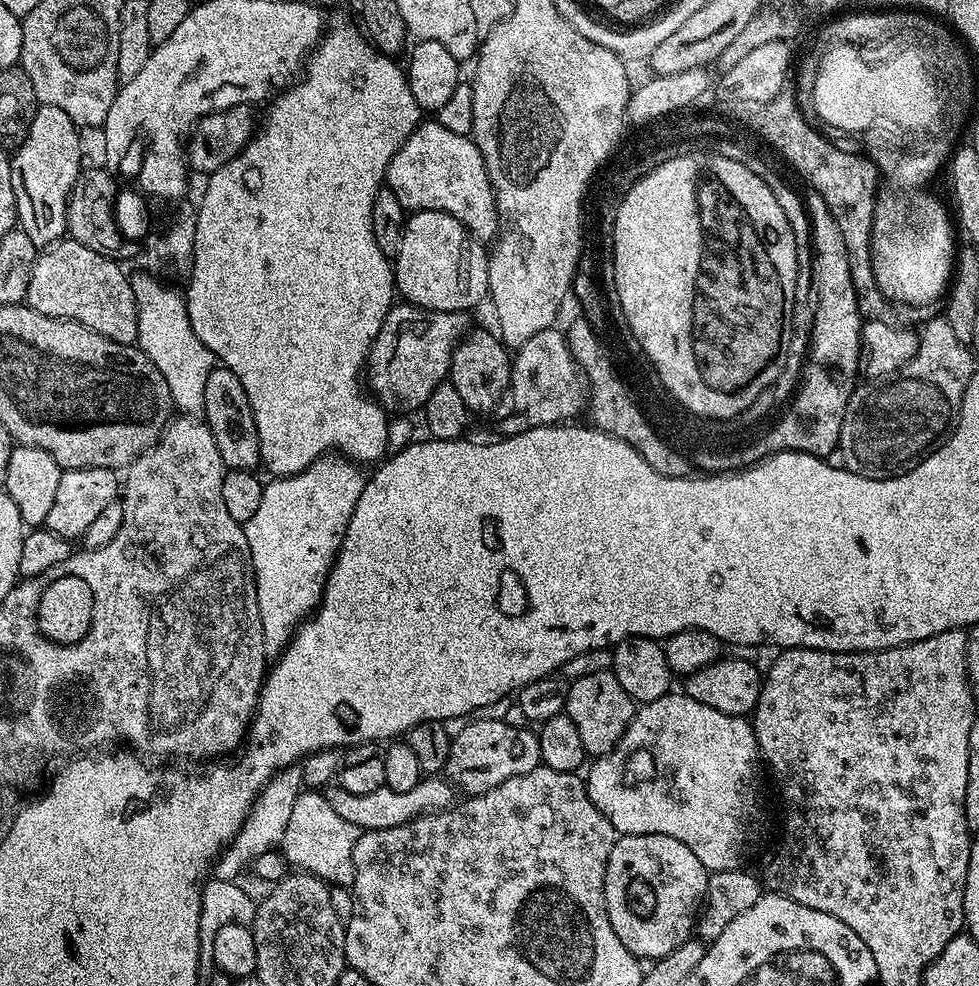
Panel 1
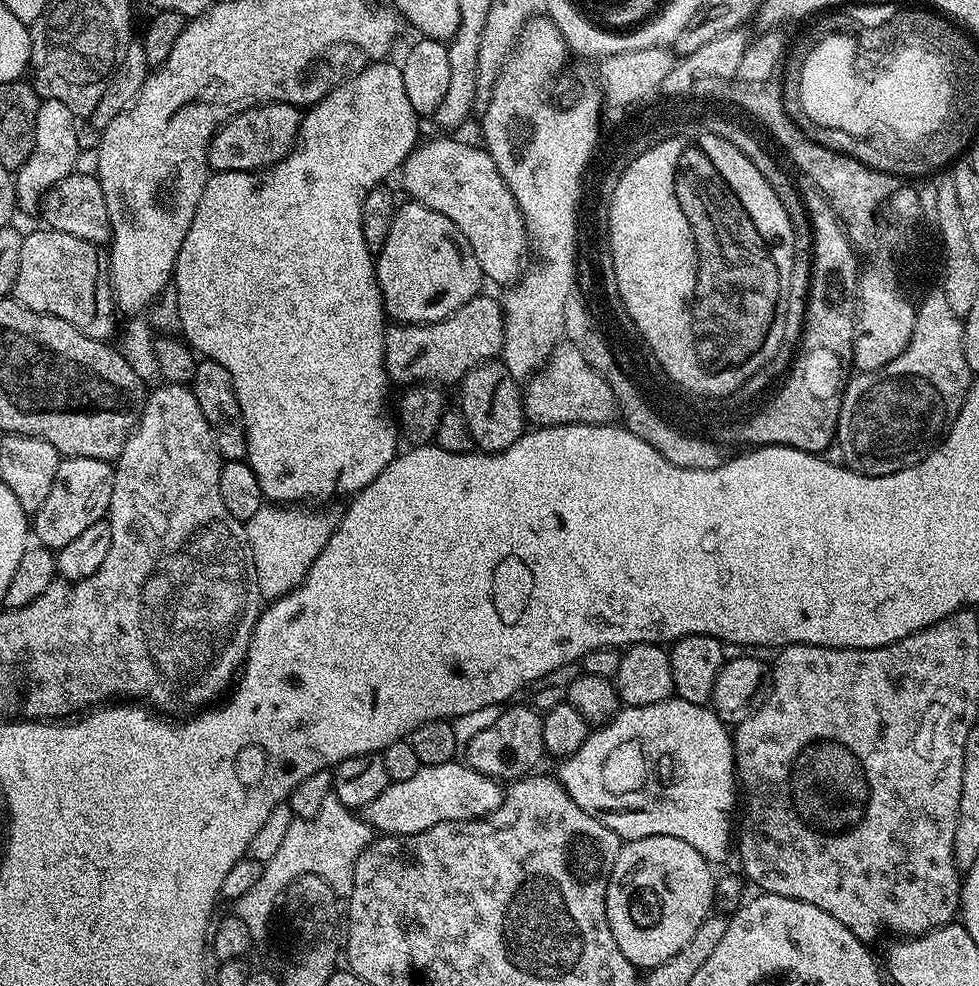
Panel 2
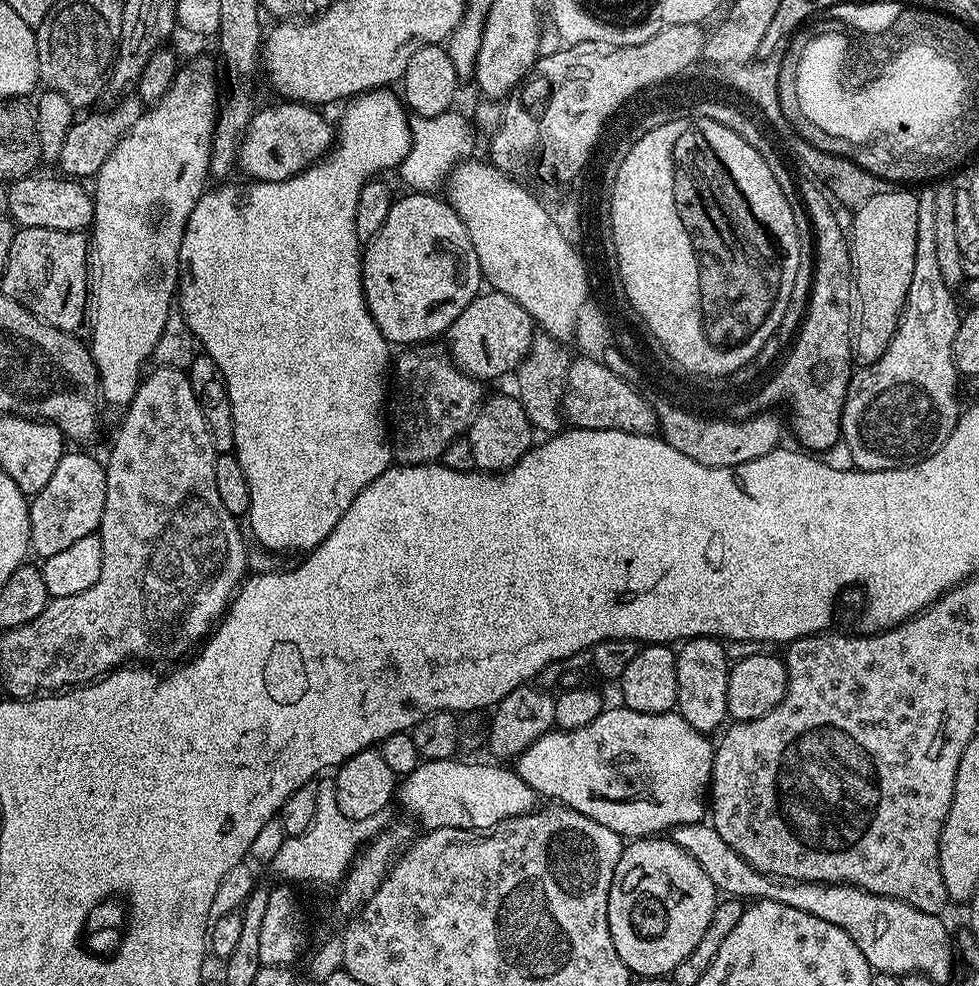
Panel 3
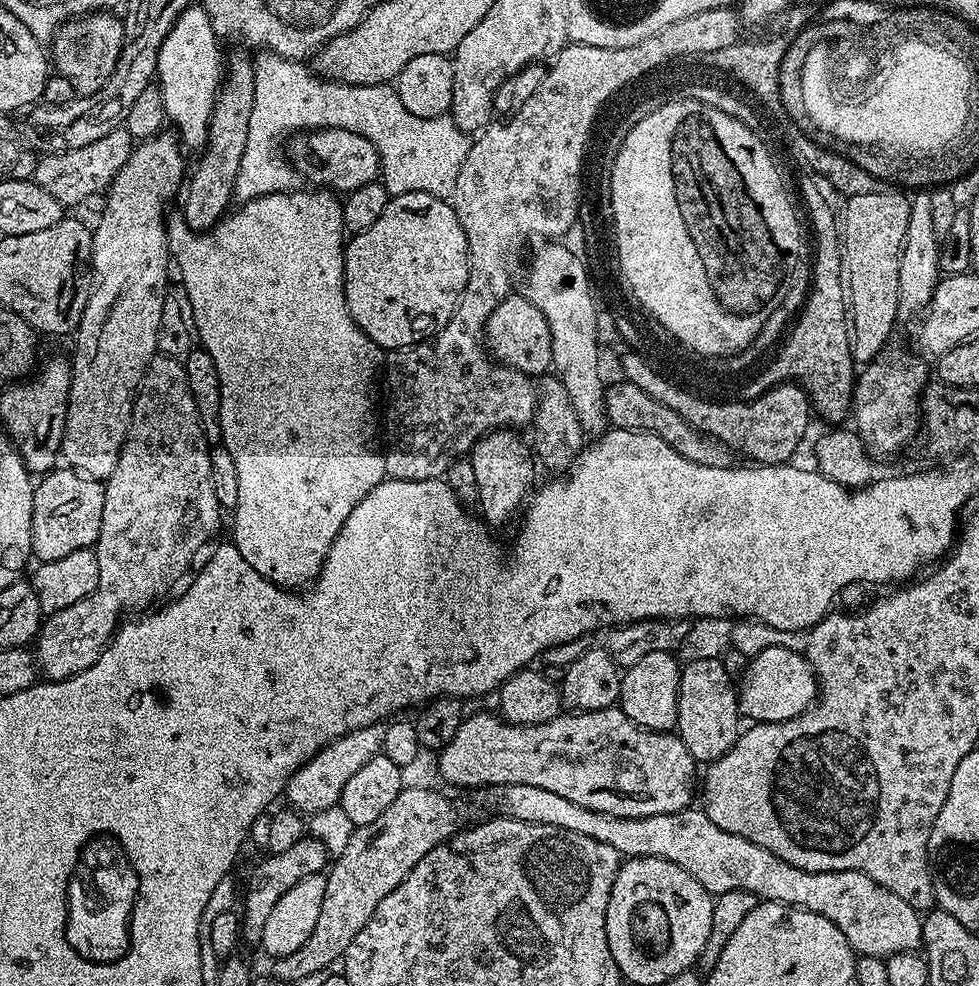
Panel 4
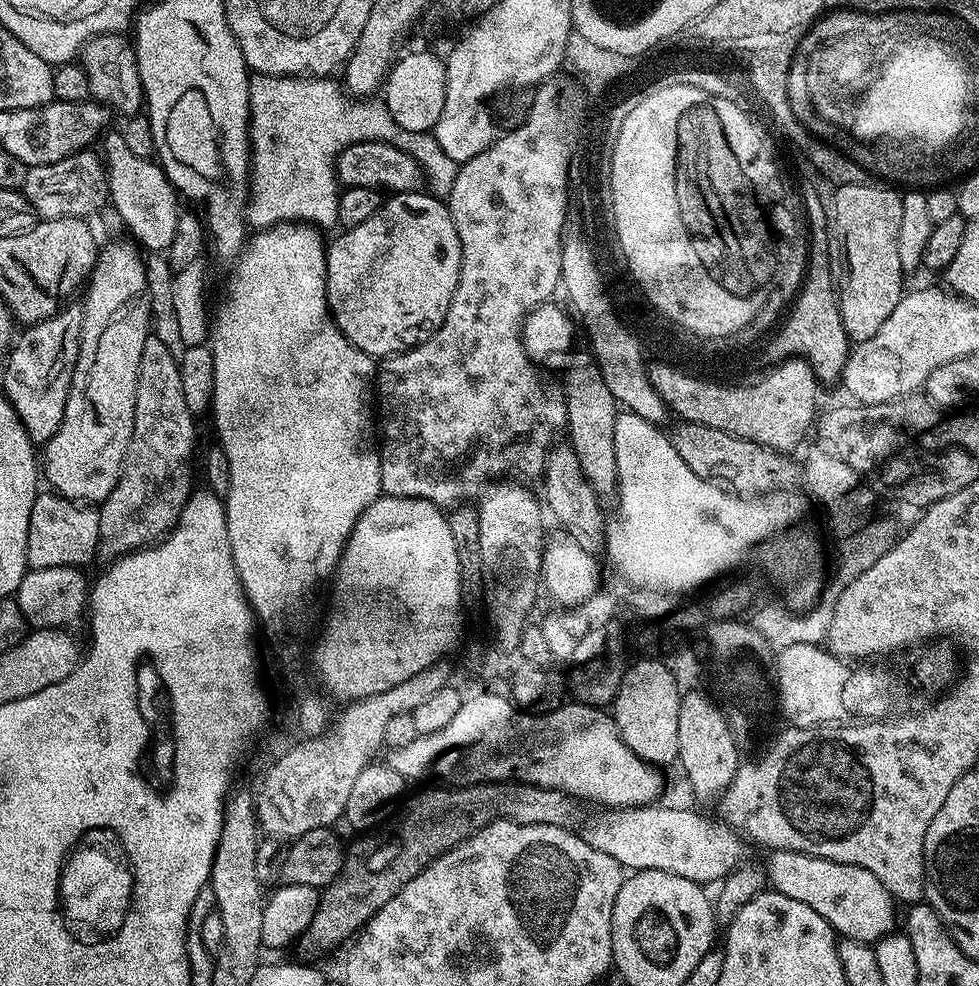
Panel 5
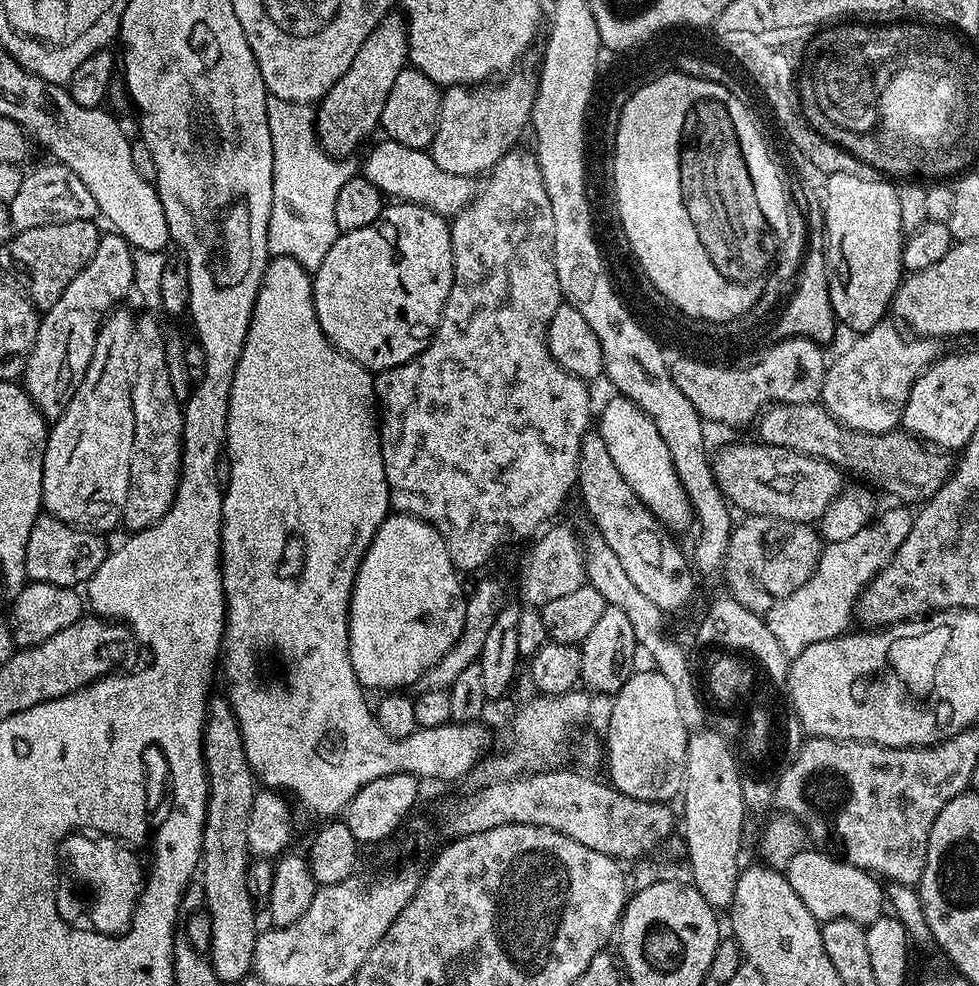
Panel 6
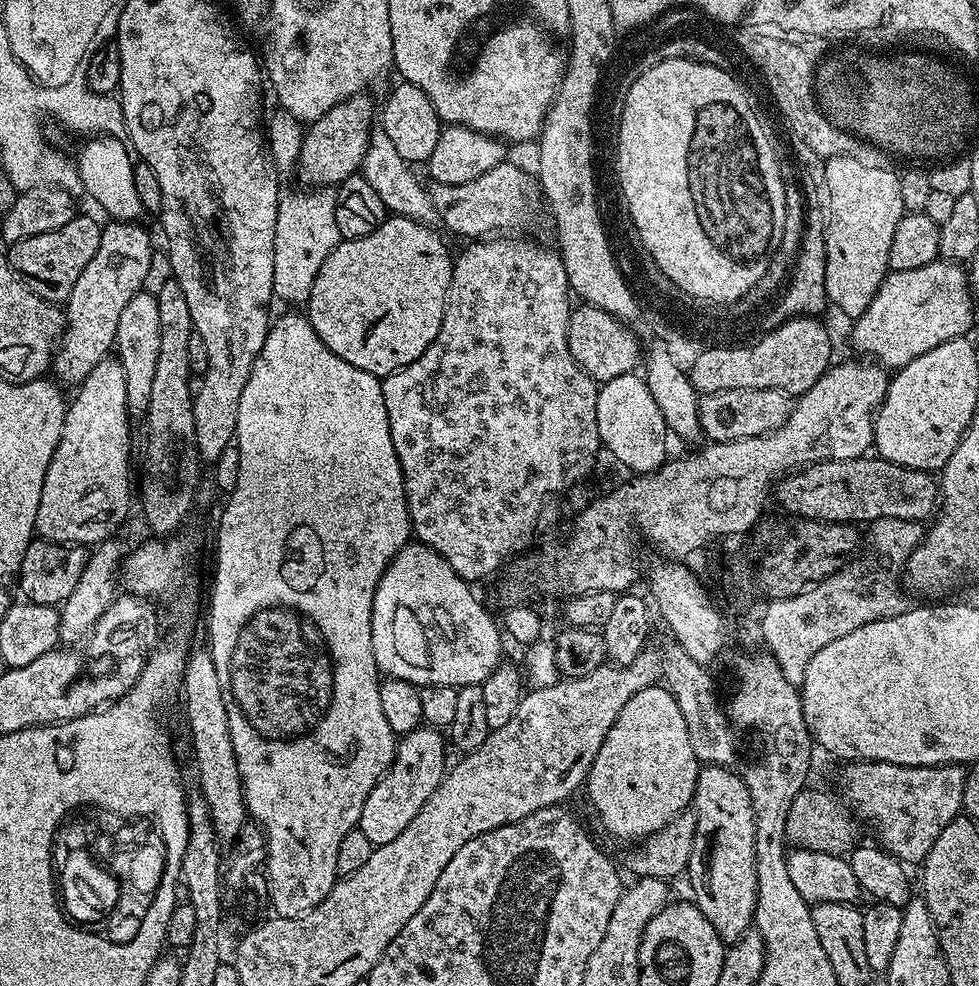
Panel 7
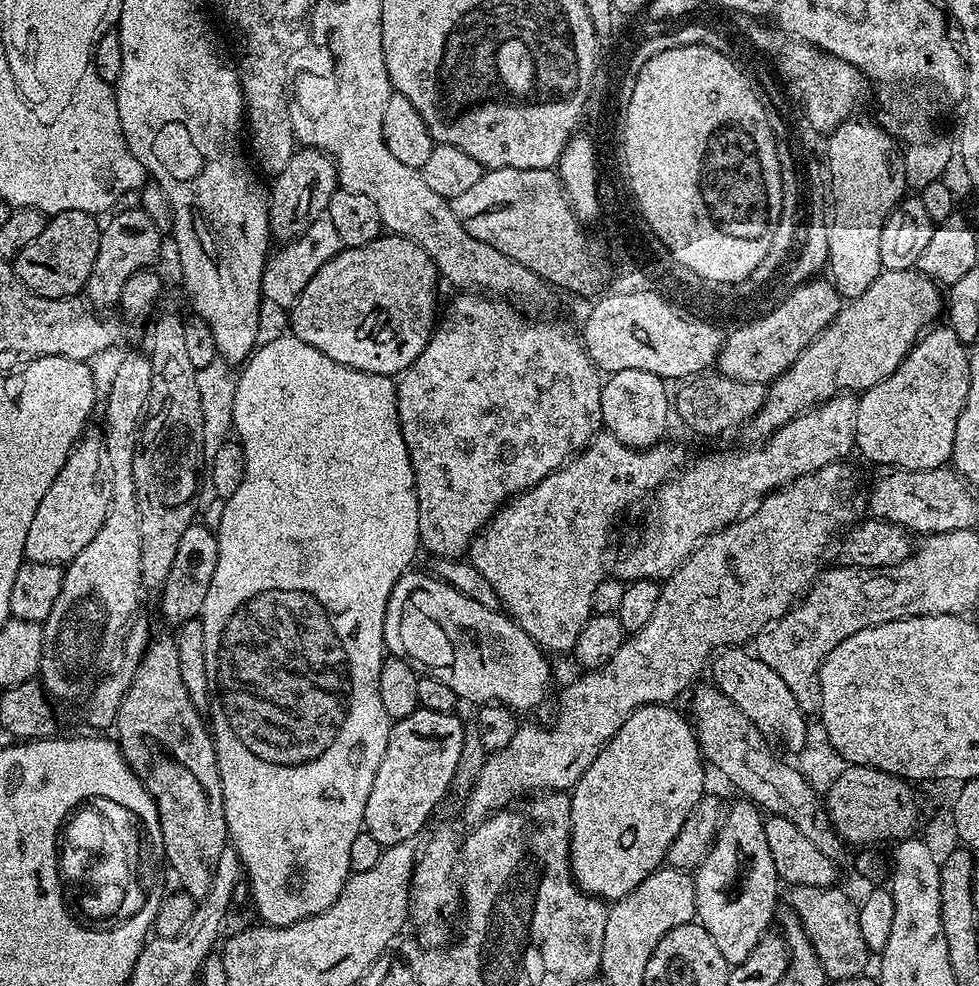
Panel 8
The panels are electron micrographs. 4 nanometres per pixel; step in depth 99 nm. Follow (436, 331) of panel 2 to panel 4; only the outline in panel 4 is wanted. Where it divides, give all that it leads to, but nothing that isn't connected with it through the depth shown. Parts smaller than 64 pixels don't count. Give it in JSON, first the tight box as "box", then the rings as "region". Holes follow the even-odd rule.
{"box":[484,294,552,378],"region":[[[510,294],[494,309],[484,323],[484,342],[491,359],[527,376],[540,378],[552,368],[552,339],[546,314],[523,294]]]}

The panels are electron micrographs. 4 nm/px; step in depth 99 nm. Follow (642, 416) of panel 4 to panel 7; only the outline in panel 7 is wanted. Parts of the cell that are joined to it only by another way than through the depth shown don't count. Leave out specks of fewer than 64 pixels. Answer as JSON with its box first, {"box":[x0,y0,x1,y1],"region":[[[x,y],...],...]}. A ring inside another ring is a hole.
{"box":[774,455,938,522],"region":[[[867,455],[849,460],[824,460],[821,464],[810,464],[781,479],[774,488],[774,500],[794,515],[808,522],[871,522],[878,518],[902,518],[903,520],[927,521],[938,508],[938,480],[933,473],[917,468],[904,468],[889,460],[871,458]]]}

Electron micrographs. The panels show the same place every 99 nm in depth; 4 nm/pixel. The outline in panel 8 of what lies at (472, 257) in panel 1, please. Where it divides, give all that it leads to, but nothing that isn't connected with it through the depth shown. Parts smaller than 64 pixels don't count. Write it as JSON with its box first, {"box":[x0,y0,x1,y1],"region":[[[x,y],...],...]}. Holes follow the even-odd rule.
{"box":[290,234,438,377],"region":[[[382,234],[366,246],[344,248],[337,256],[330,258],[330,262],[323,264],[318,270],[318,274],[314,274],[314,278],[310,278],[310,282],[306,282],[306,290],[302,290],[298,302],[290,310],[291,335],[302,338],[302,342],[314,346],[314,350],[322,350],[322,354],[326,354],[326,358],[334,358],[334,362],[370,374],[395,377],[397,374],[406,371],[418,358],[418,354],[422,354],[426,350],[428,340],[432,337],[438,323],[438,315],[436,316],[436,280],[438,281],[438,273],[434,261],[426,254],[426,250],[422,250],[422,246],[418,246],[413,240],[408,240],[404,236]]]}

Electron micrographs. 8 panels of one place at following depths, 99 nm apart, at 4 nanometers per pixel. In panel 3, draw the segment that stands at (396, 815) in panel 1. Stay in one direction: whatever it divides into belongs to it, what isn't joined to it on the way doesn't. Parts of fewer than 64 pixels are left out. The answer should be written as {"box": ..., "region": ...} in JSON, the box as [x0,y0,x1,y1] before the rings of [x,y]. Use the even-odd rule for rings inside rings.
{"box":[398,758,538,830],"region":[[[461,758],[450,760],[426,760],[421,762],[408,776],[403,777],[398,788],[398,804],[405,808],[418,823],[421,829],[434,828],[467,828],[469,830],[491,830],[499,826],[504,820],[525,816],[528,812],[535,812],[538,807],[536,791],[511,767],[500,762],[492,764],[467,764]]]}

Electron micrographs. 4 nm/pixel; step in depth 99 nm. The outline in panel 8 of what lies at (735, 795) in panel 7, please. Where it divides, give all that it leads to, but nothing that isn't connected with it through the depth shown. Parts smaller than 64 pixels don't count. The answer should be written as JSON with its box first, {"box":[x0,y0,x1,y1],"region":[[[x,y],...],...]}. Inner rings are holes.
{"box":[692,799,778,966],"region":[[[737,799],[737,804],[732,809],[723,813],[720,828],[716,831],[716,840],[706,854],[706,858],[695,868],[692,881],[696,891],[696,920],[710,938],[714,938],[714,946],[722,950],[722,958],[726,958],[729,966],[746,962],[750,958],[750,950],[758,946],[758,942],[769,931],[776,908],[776,884],[778,877],[774,870],[774,858],[770,858],[770,846],[766,842],[764,829],[765,817],[761,809],[747,799]]]}

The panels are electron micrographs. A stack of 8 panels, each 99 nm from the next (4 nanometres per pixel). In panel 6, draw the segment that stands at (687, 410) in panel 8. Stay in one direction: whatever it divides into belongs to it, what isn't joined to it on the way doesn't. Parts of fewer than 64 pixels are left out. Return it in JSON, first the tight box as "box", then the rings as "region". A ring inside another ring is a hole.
{"box":[755,403,954,505],"region":[[[823,403],[769,404],[755,425],[761,441],[779,448],[789,448],[807,456],[830,462],[841,470],[849,468],[877,484],[884,492],[897,496],[905,505],[927,502],[948,481],[954,471],[954,460],[947,451],[929,446],[907,430],[891,432],[855,432],[834,419]]]}

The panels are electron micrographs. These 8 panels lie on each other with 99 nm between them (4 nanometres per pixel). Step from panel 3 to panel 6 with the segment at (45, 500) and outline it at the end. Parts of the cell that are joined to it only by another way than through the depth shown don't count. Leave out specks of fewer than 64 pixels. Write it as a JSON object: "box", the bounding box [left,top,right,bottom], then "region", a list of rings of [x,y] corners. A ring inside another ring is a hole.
{"box":[24,514,106,588],"region":[[[47,514],[37,516],[34,526],[30,526],[30,538],[26,538],[26,562],[24,563],[24,574],[29,581],[46,582],[63,588],[76,588],[87,585],[89,578],[102,566],[106,555],[103,535],[87,528],[77,528],[74,524],[67,524],[58,518]]]}

